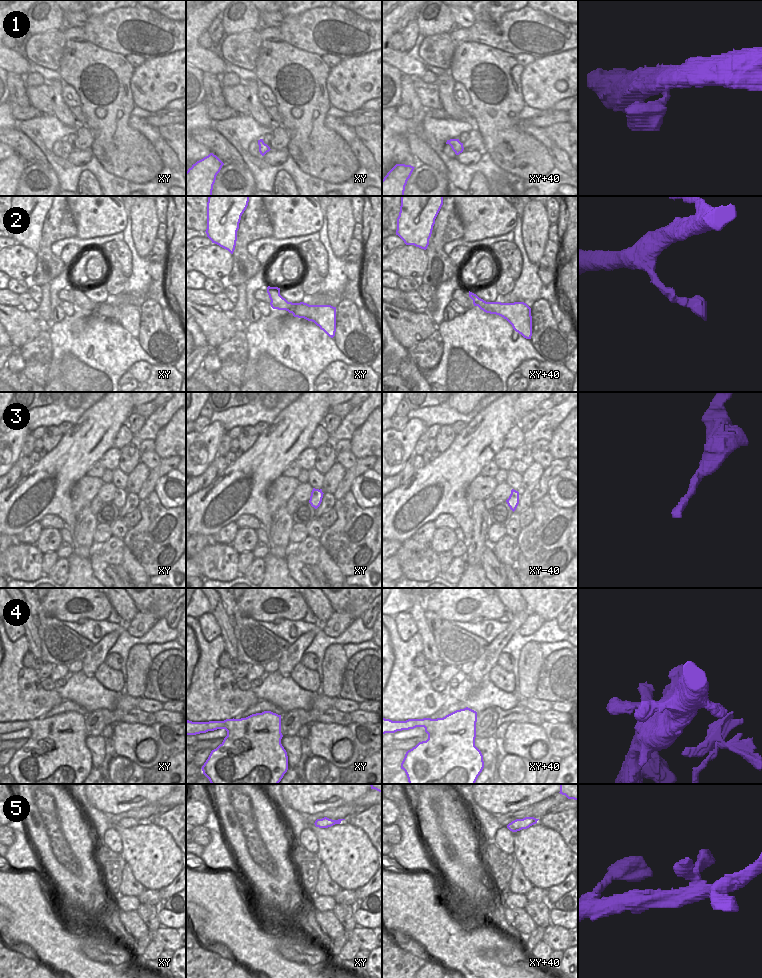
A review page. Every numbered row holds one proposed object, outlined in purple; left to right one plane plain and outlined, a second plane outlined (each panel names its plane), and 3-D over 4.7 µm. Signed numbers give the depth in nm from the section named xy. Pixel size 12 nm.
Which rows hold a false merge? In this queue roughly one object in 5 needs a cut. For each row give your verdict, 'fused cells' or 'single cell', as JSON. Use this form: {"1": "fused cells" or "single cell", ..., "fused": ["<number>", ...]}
{"1": "single cell", "2": "single cell", "3": "fused cells", "4": "single cell", "5": "single cell", "fused": ["3"]}

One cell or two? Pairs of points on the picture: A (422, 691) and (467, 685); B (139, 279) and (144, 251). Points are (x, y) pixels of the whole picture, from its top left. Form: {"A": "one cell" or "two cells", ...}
{"A": "two cells", "B": "two cells"}

